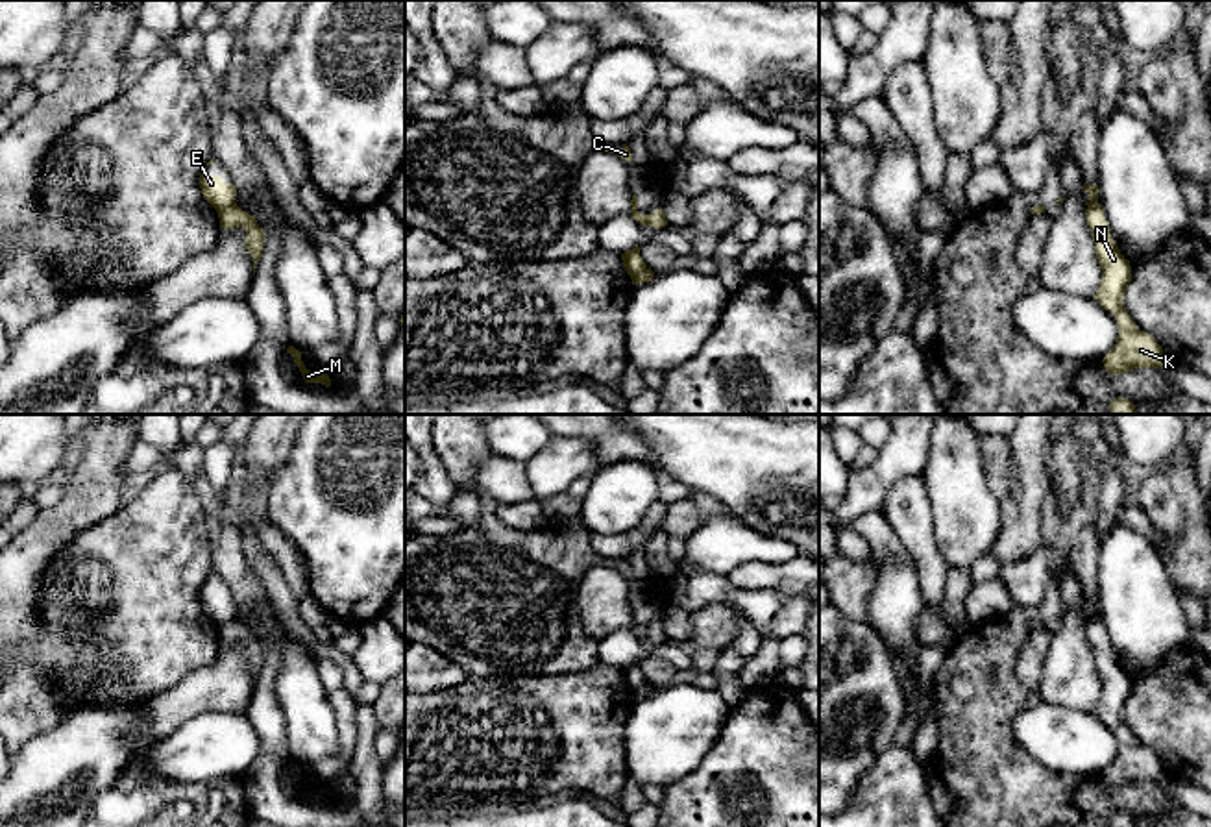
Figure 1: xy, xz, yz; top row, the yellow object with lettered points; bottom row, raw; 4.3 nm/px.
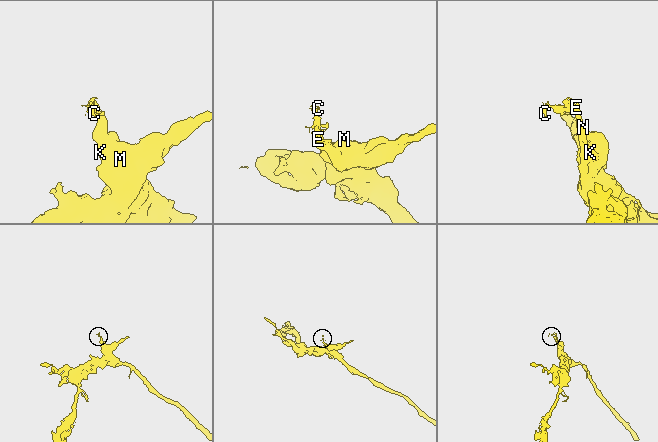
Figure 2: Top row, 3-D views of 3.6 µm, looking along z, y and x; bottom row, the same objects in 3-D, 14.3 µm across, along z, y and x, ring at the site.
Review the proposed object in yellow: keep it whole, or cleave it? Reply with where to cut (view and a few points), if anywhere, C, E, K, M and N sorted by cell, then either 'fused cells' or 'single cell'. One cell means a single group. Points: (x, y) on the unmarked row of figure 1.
xy (235, 617), (219, 628) | C E / K M N | fused cells

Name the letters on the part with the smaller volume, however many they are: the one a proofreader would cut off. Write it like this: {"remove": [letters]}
{"remove": ["C", "E"]}

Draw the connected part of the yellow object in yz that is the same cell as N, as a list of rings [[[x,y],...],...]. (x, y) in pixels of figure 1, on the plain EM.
[[[1087,620],[1085,633],[1102,685],[1102,696],[1095,714],[1117,733],[1119,744],[1117,759],[1102,773],[1106,786],[1119,790],[1133,783],[1170,781],[1157,755],[1135,740],[1122,718],[1126,701],[1131,696],[1131,681],[1111,651],[1102,620]]]

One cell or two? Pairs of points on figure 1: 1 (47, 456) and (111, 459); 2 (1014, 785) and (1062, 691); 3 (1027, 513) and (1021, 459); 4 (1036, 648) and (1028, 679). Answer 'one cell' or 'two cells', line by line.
1: two cells
2: two cells
3: one cell
4: one cell

